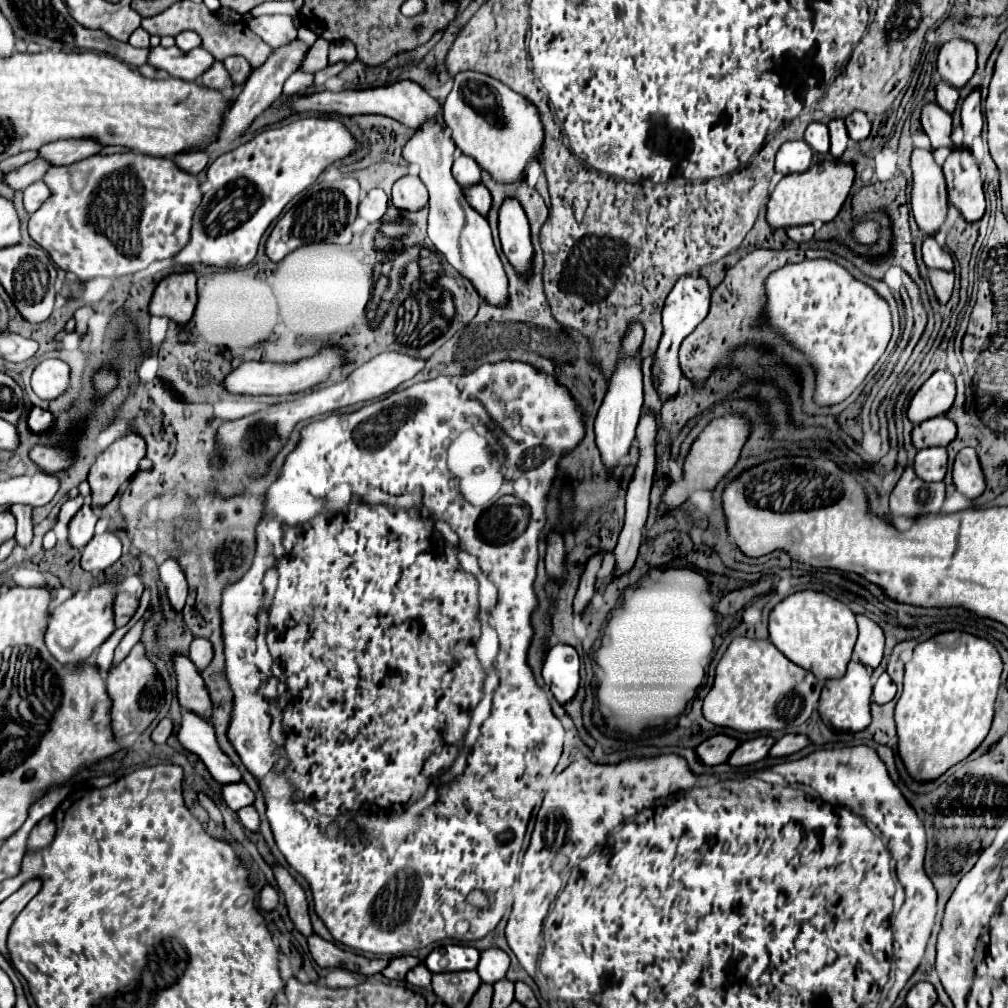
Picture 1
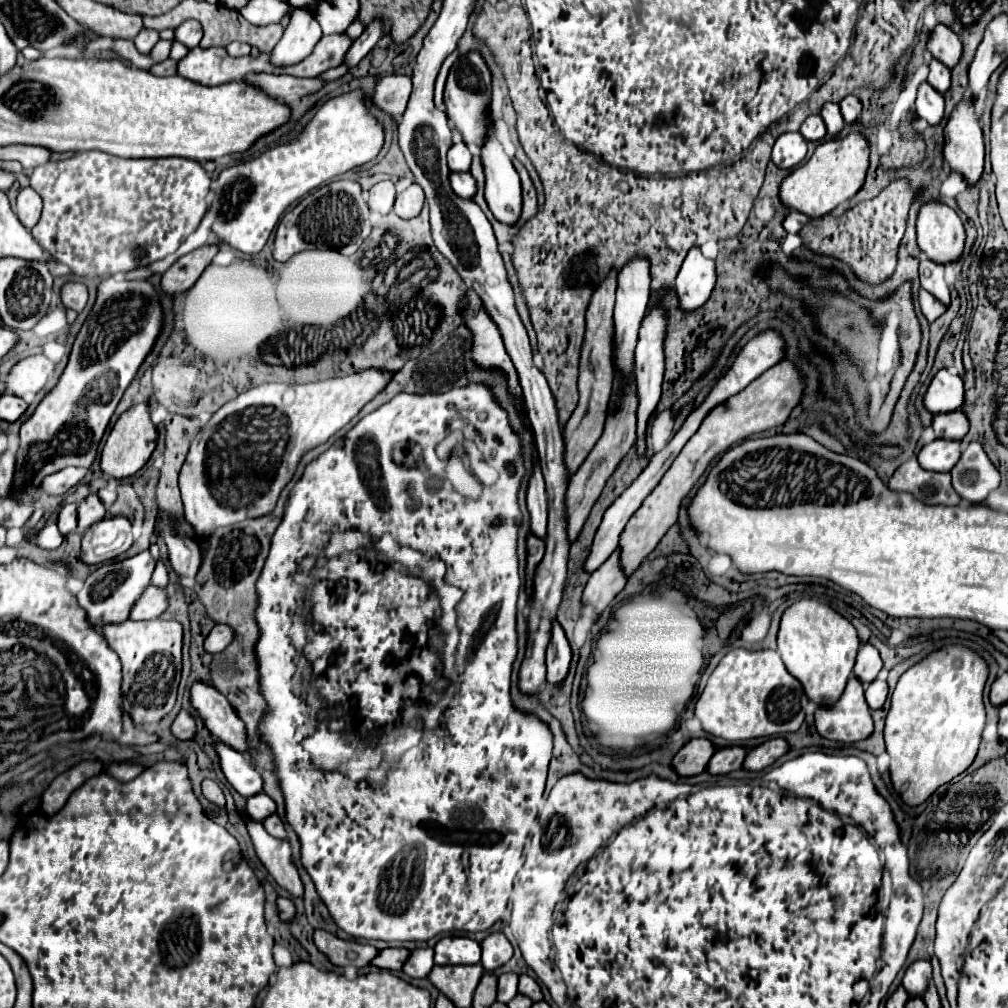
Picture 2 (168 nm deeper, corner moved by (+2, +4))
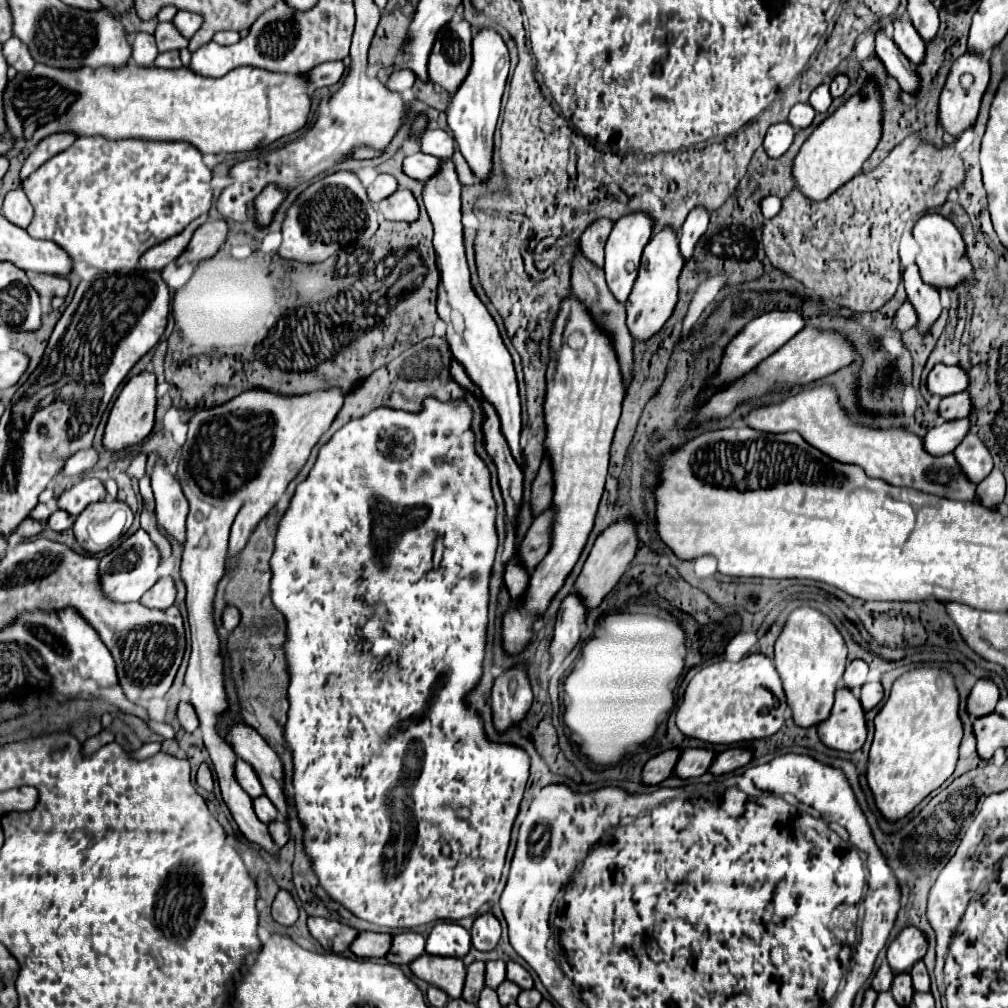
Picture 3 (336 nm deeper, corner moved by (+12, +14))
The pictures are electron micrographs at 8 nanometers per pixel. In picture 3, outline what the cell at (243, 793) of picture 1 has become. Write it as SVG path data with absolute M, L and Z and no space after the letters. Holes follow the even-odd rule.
M266 794L254 798L254 810L256 810L256 816L258 816L262 822L266 822L266 824L268 824L272 818L278 816L276 806L272 804L272 800L270 800Z

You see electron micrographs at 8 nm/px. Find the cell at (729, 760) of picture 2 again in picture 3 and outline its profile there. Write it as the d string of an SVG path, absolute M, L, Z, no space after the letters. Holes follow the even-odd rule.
M688 748L680 754L674 774L680 778L696 778L710 770L716 752L712 748Z

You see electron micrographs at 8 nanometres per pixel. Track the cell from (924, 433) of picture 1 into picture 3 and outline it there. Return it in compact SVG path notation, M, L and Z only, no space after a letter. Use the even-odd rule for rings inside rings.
M960 392L940 400L938 416L942 420L960 420L960 418L968 418L970 410L972 410L972 404L970 404L968 392Z

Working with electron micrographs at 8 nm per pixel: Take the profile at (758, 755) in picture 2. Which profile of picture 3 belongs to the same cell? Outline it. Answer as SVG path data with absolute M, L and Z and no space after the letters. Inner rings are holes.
M728 748L716 756L714 766L710 768L712 774L728 774L736 768L746 766L752 760L752 748Z

